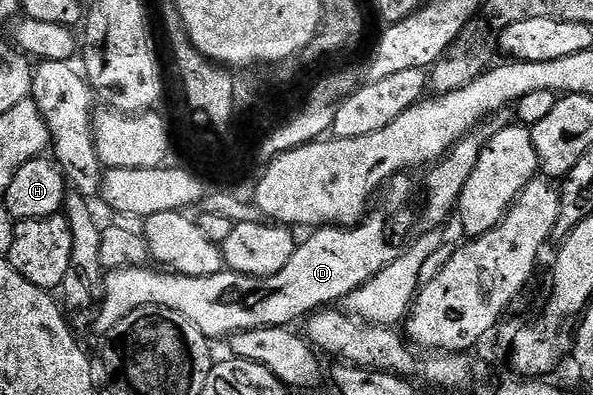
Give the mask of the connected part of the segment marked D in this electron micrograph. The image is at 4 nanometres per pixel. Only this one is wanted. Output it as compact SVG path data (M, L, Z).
M475 130L470 133L469 136L465 136L458 144L455 144L441 160L435 160L432 164L427 164L417 170L407 170L398 173L390 180L386 182L385 188L382 189L380 195L377 197L376 203L367 211L366 215L353 226L323 226L317 230L311 231L310 236L306 241L299 243L294 249L292 258L288 258L288 266L284 266L284 270L280 270L276 274L271 276L244 276L239 272L232 272L229 270L223 270L216 274L208 274L208 278L192 278L191 276L179 276L177 274L171 274L166 270L155 270L153 267L147 266L144 268L125 268L124 270L116 270L115 272L106 272L104 276L104 283L102 286L102 295L100 297L100 305L102 309L98 312L98 328L102 331L102 334L109 334L110 331L116 326L116 322L120 322L124 318L128 318L128 314L132 314L132 310L140 310L144 306L160 306L161 308L167 308L173 312L180 313L185 320L192 322L192 326L196 326L196 330L200 330L200 334L204 334L207 338L215 338L214 336L223 336L223 338L229 338L236 332L244 332L246 330L256 330L257 328L285 328L293 325L293 320L301 321L303 318L309 317L311 314L325 309L327 306L334 306L337 302L345 301L346 296L352 294L360 286L364 286L368 283L374 275L380 274L382 270L392 262L395 262L400 258L402 252L404 252L411 245L415 239L416 234L433 232L440 228L440 224L457 209L458 199L460 194L464 190L464 182L468 182L468 174L472 174L472 170L476 166L476 162L480 158L480 150L484 150L486 145L487 133L482 130Z

